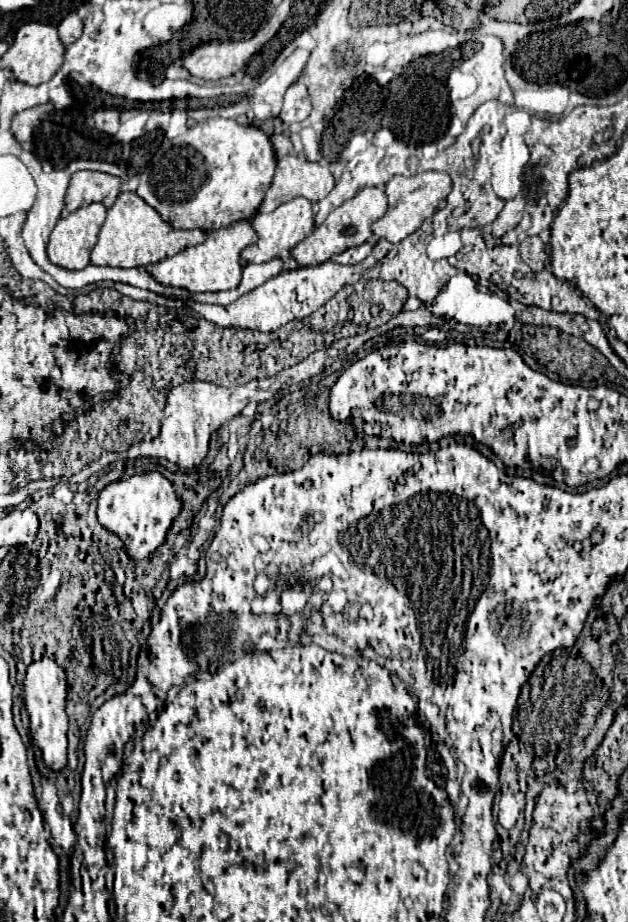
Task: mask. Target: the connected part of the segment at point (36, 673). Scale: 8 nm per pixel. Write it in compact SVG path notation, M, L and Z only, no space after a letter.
M43 658L39 662L29 664L27 676L23 682L23 700L27 706L29 718L31 718L31 738L43 754L43 762L53 772L61 772L67 766L65 696L67 696L67 682L65 682L65 670L61 666L57 666L49 658Z

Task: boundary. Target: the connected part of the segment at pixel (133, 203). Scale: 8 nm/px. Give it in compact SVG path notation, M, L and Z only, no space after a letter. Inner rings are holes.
M121 192L115 204L107 210L107 220L99 232L99 240L91 252L91 262L97 266L117 266L117 268L135 268L135 266L153 266L163 258L169 258L187 246L197 246L205 240L203 230L175 230L165 222L155 208L151 208L135 192Z

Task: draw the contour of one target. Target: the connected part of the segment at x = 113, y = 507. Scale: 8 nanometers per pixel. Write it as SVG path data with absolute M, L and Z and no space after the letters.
M149 472L143 476L135 474L127 480L105 486L99 494L97 518L105 530L117 534L123 540L133 560L149 560L153 558L155 550L165 542L167 530L179 516L181 508L183 502L177 496L171 480L167 480L161 472Z

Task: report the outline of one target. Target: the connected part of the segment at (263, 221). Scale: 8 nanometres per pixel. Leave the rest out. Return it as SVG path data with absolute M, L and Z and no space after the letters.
M295 198L287 204L281 204L277 210L269 212L269 214L257 214L253 218L253 228L257 230L257 236L259 240L251 246L247 246L243 252L241 252L241 258L245 262L255 262L255 264L263 264L263 262L269 262L273 258L279 258L283 252L291 250L293 246L297 246L303 238L307 238L313 228L315 228L315 214L313 214L313 208L311 208L311 202L305 200L305 198Z

